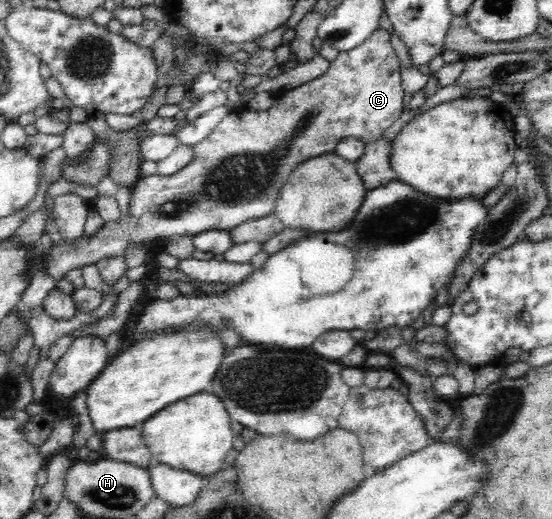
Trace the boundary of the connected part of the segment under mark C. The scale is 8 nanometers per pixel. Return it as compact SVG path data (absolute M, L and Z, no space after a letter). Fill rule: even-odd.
M376 29L362 44L353 48L353 50L348 50L345 52L339 52L339 56L332 62L328 70L318 76L318 78L313 78L296 88L291 88L284 90L276 95L274 104L268 108L268 110L247 110L245 108L235 109L232 112L229 112L225 117L222 118L220 124L218 124L213 131L201 141L197 142L193 146L193 150L196 150L196 158L186 166L186 168L180 169L180 172L176 172L171 176L163 175L150 175L142 177L142 180L137 180L137 182L132 186L132 200L130 200L130 216L122 216L122 222L110 222L106 221L106 224L92 236L86 236L82 234L80 238L72 240L72 242L67 242L67 240L61 239L57 245L51 246L51 250L48 255L45 255L43 252L42 246L37 243L36 246L32 246L32 250L29 253L29 258L31 258L31 266L28 267L27 273L31 274L31 278L36 273L36 269L40 270L41 268L47 270L47 273L52 280L56 282L60 281L62 278L65 278L66 273L74 268L82 269L87 265L96 265L96 262L102 260L102 258L112 258L113 256L124 256L124 250L134 244L134 242L147 242L150 245L150 240L160 239L160 236L178 236L182 235L195 235L205 230L232 230L235 226L241 225L243 222L262 218L273 214L275 207L275 202L278 200L279 194L281 192L282 186L286 184L290 173L305 160L308 158L314 158L321 154L332 153L336 148L336 145L345 138L357 138L362 140L366 145L368 143L374 142L383 136L383 132L392 126L396 119L402 114L402 98L404 98L404 91L402 89L402 79L400 79L399 71L399 59L396 56L396 52L392 48L390 43L391 34L384 29Z

